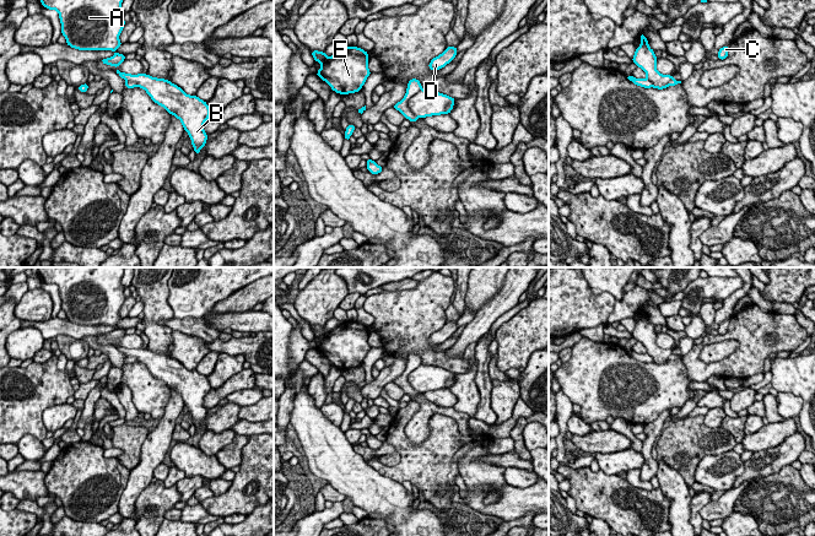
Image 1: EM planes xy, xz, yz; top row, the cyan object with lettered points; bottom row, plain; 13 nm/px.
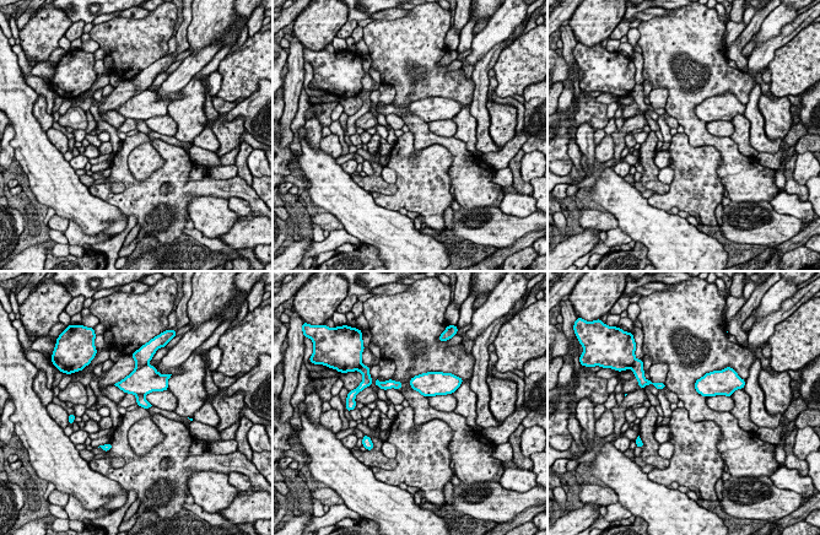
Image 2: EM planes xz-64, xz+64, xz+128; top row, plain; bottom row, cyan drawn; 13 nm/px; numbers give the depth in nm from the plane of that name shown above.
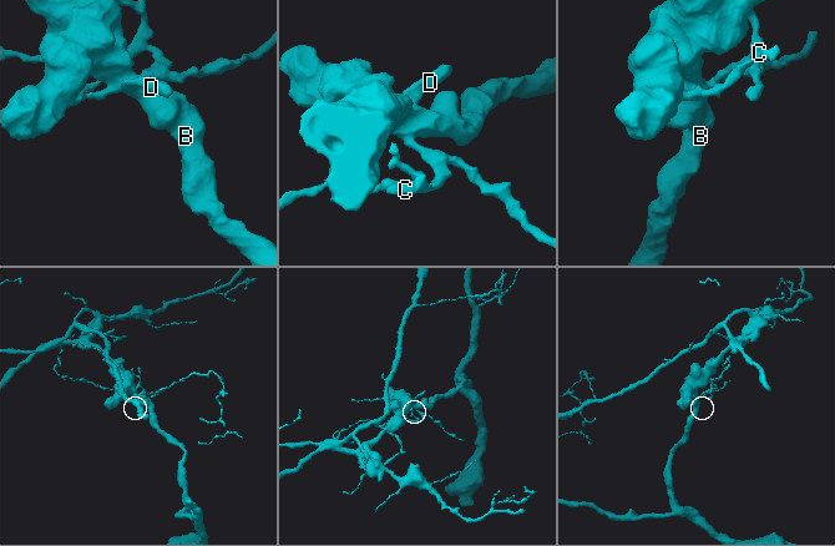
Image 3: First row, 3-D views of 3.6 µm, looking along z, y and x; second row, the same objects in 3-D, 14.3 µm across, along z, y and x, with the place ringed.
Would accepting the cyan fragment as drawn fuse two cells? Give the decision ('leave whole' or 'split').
split

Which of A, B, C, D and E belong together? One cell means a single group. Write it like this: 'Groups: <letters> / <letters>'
Groups: A B E / C D

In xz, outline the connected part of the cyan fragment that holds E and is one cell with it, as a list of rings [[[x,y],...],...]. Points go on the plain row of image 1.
[[[346,320],[331,331],[318,325],[311,329],[314,336],[322,339],[315,350],[341,370],[360,367],[372,348],[368,345],[368,327],[358,321]]]

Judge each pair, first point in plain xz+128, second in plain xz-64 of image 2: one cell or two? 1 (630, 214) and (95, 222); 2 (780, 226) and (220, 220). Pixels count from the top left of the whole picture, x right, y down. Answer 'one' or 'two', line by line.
1: one
2: two

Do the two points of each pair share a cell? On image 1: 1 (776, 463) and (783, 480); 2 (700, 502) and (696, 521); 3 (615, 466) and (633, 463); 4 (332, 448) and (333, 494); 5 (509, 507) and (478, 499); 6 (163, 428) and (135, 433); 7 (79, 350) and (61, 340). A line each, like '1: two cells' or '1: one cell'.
1: two cells
2: one cell
3: one cell
4: two cells
5: one cell
6: two cells
7: one cell

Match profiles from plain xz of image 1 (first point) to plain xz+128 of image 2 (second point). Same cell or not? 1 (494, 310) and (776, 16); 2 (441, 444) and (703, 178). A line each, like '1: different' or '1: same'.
1: same
2: same

